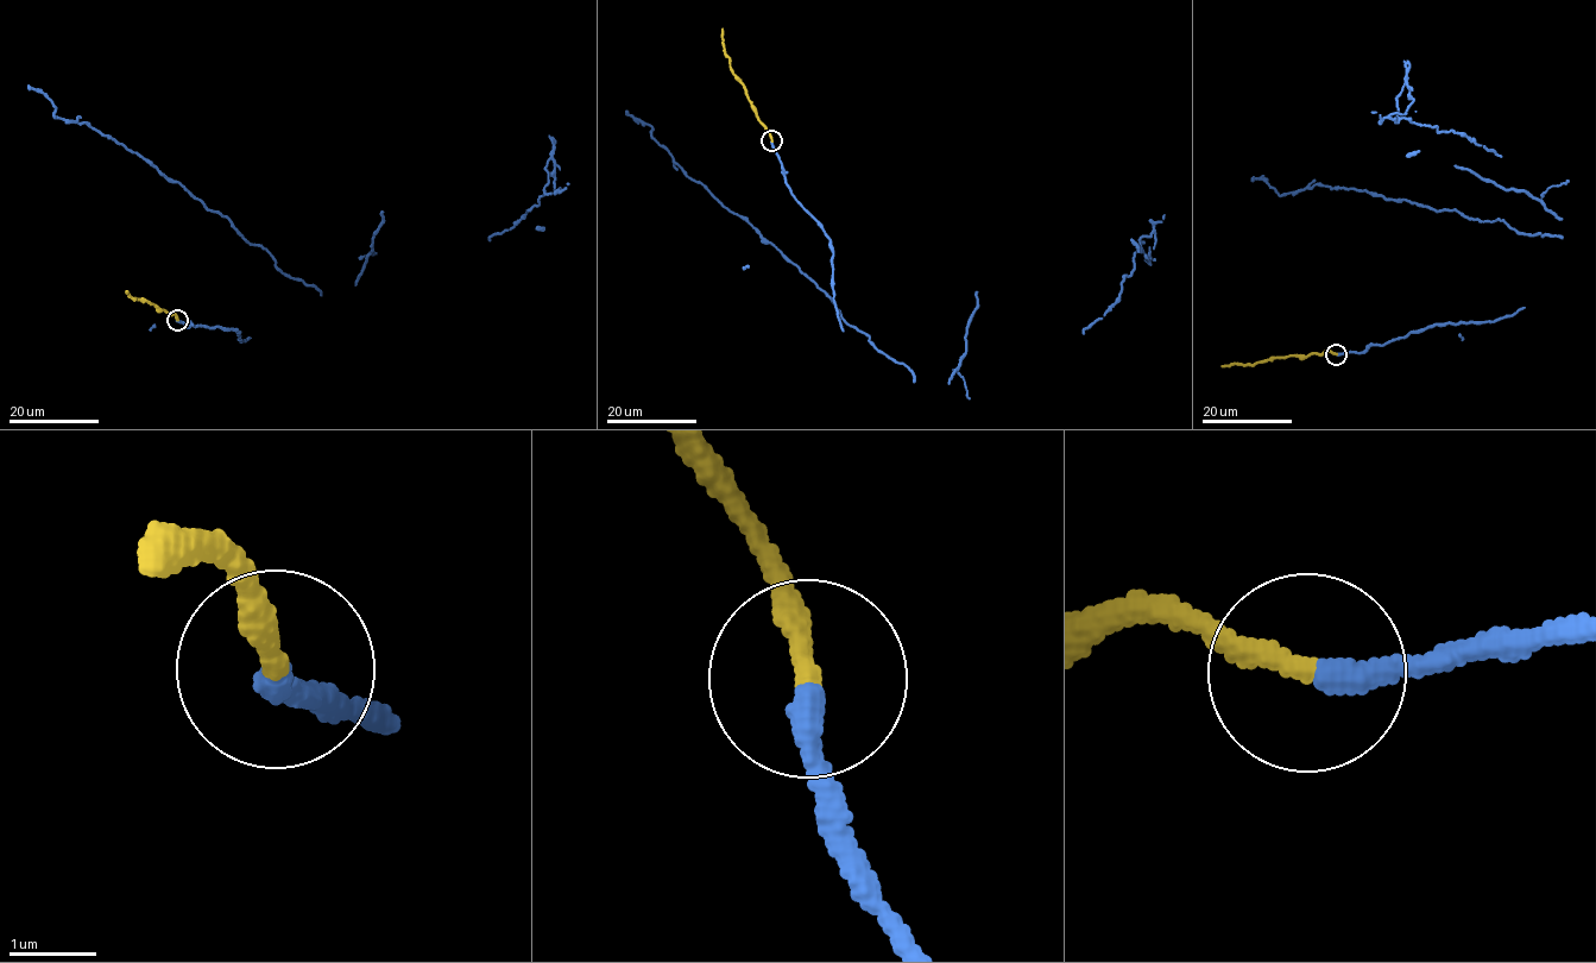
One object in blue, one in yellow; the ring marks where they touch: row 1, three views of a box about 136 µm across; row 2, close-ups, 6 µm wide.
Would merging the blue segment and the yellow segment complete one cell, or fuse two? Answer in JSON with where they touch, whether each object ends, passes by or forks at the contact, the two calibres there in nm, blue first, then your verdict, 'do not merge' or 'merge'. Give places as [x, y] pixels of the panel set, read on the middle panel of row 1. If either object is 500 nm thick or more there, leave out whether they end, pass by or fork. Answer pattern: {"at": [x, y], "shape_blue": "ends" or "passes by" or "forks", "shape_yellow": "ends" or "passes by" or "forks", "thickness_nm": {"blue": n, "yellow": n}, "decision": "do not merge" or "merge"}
{"at": [771, 140], "shape_blue": "ends", "shape_yellow": "ends", "thickness_nm": {"blue": 300, "yellow": 260}, "decision": "do not merge"}

